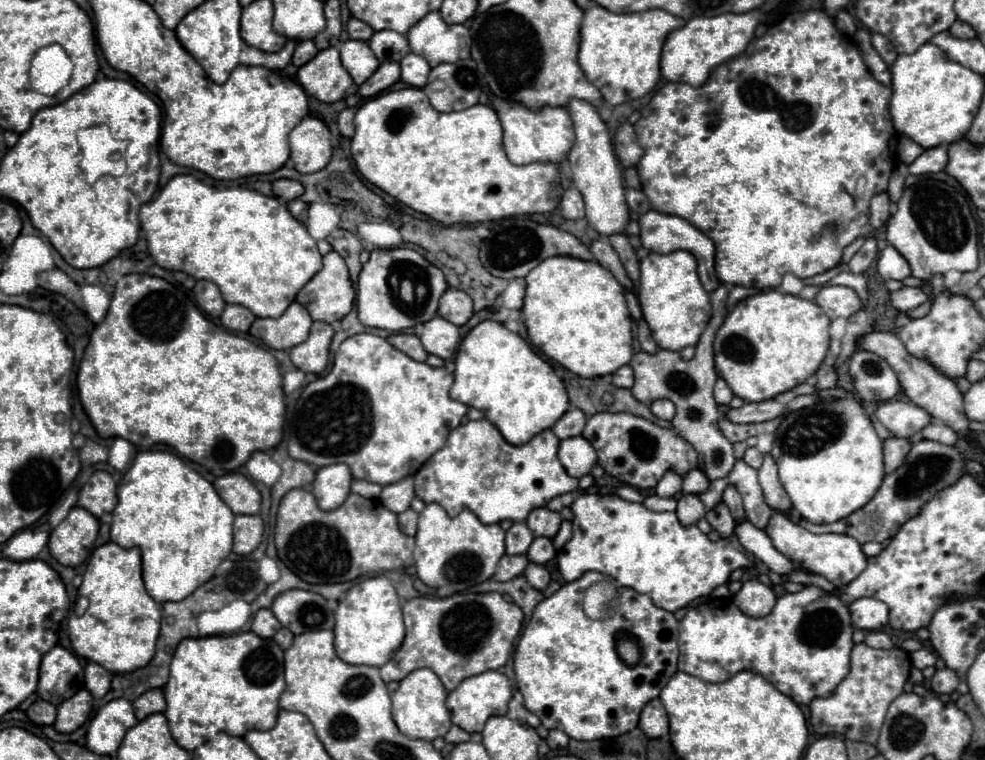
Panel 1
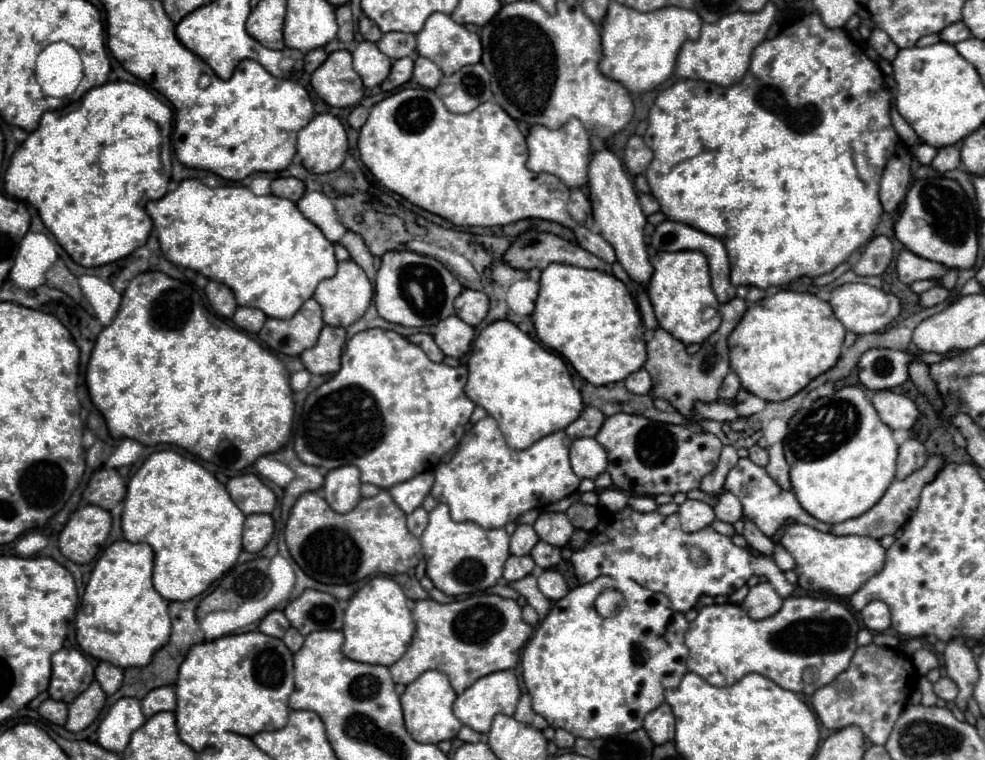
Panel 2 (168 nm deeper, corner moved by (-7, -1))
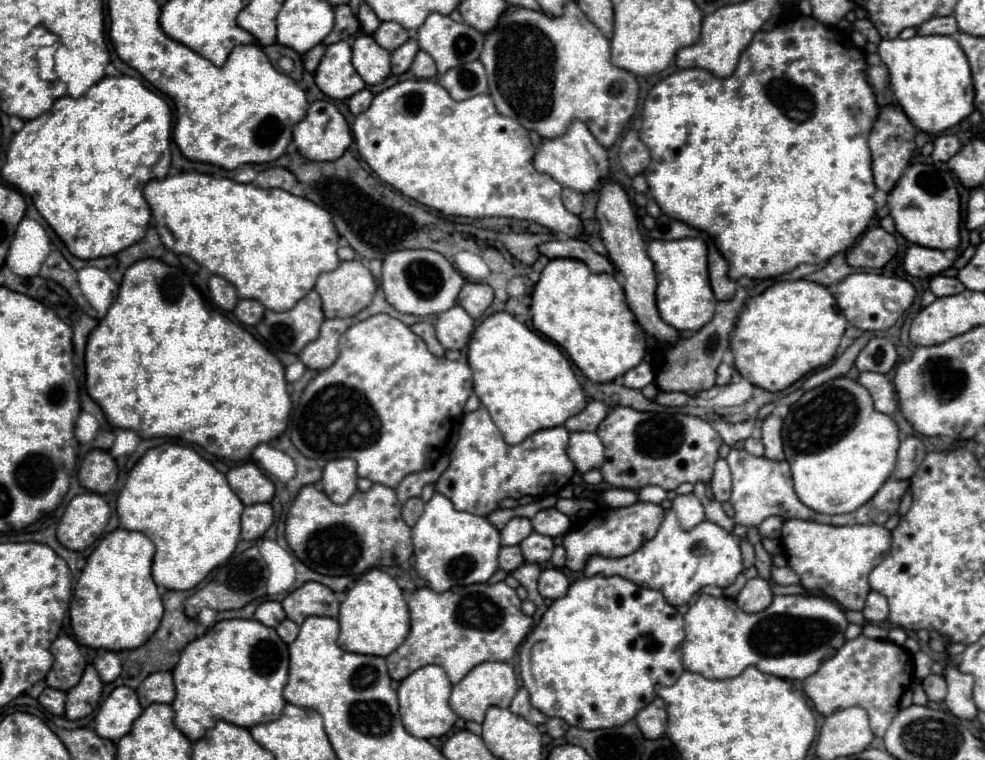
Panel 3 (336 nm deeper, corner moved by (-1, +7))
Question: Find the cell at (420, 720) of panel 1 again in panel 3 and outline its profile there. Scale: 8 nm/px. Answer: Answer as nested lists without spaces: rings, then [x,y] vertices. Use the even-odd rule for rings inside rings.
[[[424,666],[424,668],[412,672],[408,678],[404,678],[398,688],[400,716],[402,716],[404,728],[416,738],[444,736],[454,726],[454,722],[458,718],[448,704],[450,690],[452,690],[452,684],[440,666]]]

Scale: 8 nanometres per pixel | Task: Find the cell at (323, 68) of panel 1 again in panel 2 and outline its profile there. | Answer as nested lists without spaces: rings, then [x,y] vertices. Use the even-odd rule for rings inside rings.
[[[348,50],[332,52],[326,62],[314,70],[310,80],[314,92],[330,106],[356,106],[364,96],[364,84],[352,68]]]

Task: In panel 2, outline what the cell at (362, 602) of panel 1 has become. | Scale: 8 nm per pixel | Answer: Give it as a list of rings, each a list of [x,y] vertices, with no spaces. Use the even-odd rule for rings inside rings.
[[[376,576],[366,582],[350,600],[344,610],[344,646],[342,652],[346,658],[364,662],[364,664],[382,664],[392,666],[402,658],[414,636],[414,620],[408,608],[408,598],[402,588],[388,576]]]

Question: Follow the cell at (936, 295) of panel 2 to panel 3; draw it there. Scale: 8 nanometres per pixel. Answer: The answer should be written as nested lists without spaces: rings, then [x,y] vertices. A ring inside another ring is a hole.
[[[934,276],[930,280],[930,290],[936,294],[936,296],[954,296],[954,294],[960,294],[964,292],[964,284],[958,280],[958,278],[950,278],[950,276]]]

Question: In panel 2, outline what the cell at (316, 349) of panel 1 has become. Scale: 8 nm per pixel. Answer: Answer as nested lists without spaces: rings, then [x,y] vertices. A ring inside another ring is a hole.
[[[324,326],[316,346],[304,350],[300,360],[312,374],[334,374],[340,370],[340,352],[346,342],[346,330],[340,326]]]

